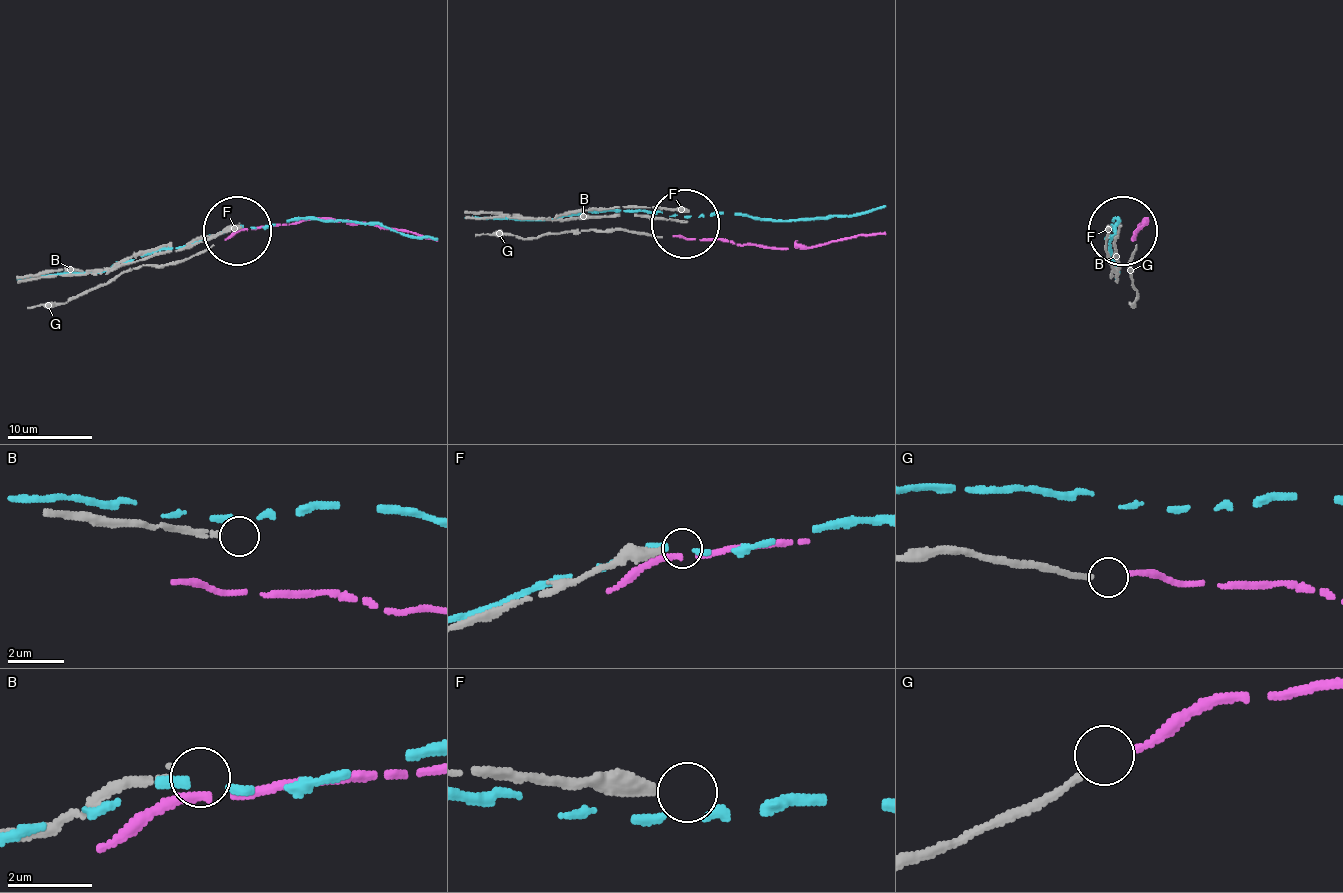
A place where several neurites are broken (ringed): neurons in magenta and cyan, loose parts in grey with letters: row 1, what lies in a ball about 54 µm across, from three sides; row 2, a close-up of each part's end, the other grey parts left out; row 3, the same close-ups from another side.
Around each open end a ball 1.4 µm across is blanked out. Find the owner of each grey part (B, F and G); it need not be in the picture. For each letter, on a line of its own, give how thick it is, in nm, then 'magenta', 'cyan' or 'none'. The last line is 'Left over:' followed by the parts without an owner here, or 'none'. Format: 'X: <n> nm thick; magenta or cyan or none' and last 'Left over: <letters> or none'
B: 150 nm thick; none
F: 360 nm thick; none
G: 180 nm thick; magenta
Left over: B, F

